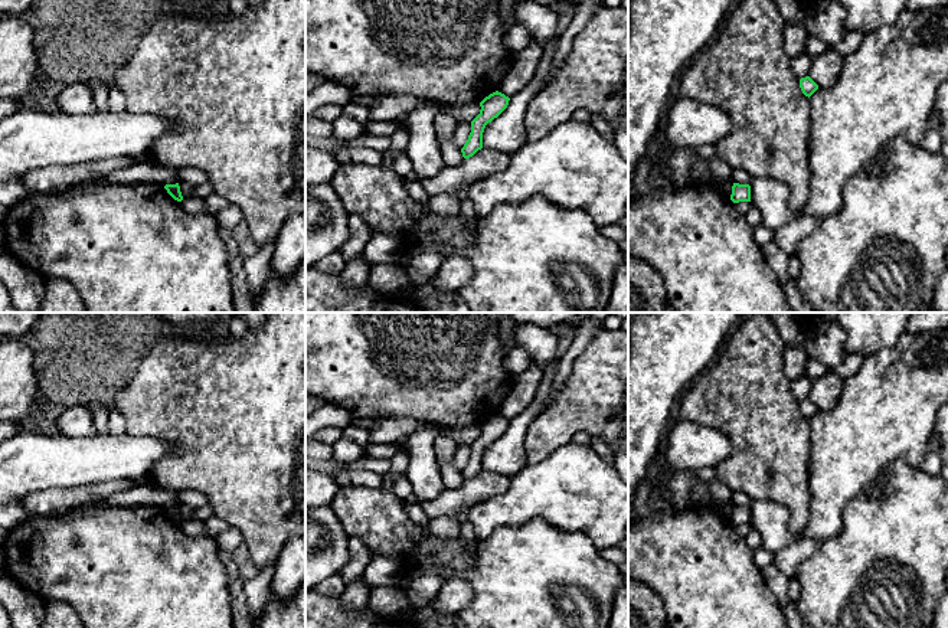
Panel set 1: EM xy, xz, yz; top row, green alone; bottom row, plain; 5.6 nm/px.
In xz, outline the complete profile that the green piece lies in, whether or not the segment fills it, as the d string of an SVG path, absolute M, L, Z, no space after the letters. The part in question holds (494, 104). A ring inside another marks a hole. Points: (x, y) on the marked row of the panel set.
M496 91L480 102L480 114L471 121L471 133L464 147L462 157L470 158L483 148L483 133L488 122L497 118L509 105L510 98Z

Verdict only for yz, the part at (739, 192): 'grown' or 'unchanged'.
unchanged

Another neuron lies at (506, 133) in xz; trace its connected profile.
M556 32L556 35L543 46L543 56L530 84L523 91L513 95L507 108L486 125L483 133L483 147L511 154L527 144L524 127L526 108L546 82L546 73L559 40L560 35Z

